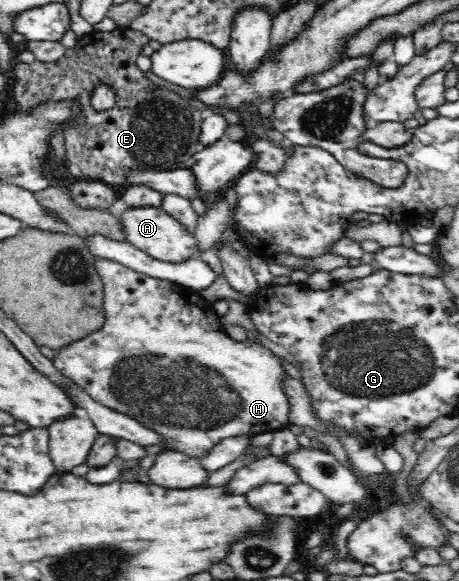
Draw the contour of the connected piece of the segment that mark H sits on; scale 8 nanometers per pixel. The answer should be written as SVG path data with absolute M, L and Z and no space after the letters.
M92 257L95 271L101 278L104 294L103 294L103 314L105 314L105 321L97 331L89 333L87 337L73 341L71 345L59 349L53 355L53 363L55 367L81 385L81 387L97 402L110 407L116 412L123 413L132 417L133 419L143 423L143 425L155 429L157 434L165 436L167 444L171 449L189 454L191 457L201 457L203 453L209 452L223 439L231 436L250 435L256 436L260 433L272 433L277 430L287 428L290 421L288 420L288 401L284 394L284 389L280 379L286 374L281 369L276 356L271 350L251 342L237 342L225 333L223 330L220 317L215 313L212 304L205 301L196 290L176 284L175 282L165 281L149 277L144 273L139 273L129 269L129 267L112 261L111 259L104 259L103 257Z

